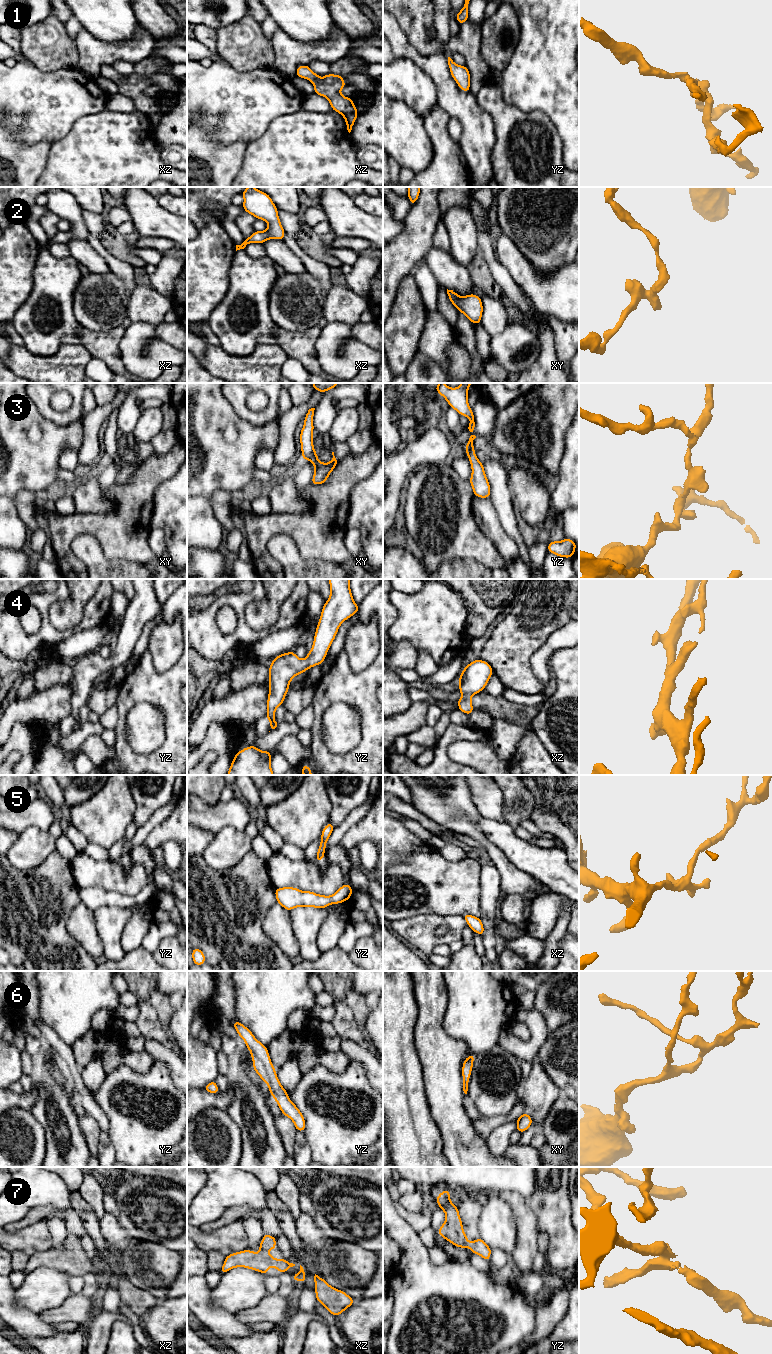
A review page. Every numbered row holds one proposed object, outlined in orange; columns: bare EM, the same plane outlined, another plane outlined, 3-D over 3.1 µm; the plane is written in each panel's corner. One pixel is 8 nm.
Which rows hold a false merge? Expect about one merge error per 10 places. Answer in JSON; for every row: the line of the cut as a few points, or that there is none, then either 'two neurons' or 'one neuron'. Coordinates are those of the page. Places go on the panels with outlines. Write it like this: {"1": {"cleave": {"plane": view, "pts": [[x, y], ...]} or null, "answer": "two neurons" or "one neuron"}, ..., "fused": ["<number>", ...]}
{"1": {"cleave": null, "answer": "one neuron"}, "2": {"cleave": null, "answer": "one neuron"}, "3": {"cleave": null, "answer": "one neuron"}, "4": {"cleave": null, "answer": "one neuron"}, "5": {"cleave": null, "answer": "one neuron"}, "6": {"cleave": null, "answer": "one neuron"}, "7": {"cleave": null, "answer": "one neuron"}, "fused": []}

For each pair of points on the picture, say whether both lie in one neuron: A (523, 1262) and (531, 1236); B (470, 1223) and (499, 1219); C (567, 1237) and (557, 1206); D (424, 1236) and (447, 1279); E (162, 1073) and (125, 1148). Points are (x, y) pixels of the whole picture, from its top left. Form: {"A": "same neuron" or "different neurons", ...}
{"A": "same neuron", "B": "different neurons", "C": "same neuron", "D": "different neurons", "E": "same neuron"}

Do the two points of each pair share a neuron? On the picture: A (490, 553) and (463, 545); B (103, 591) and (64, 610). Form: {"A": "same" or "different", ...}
{"A": "same", "B": "different"}

